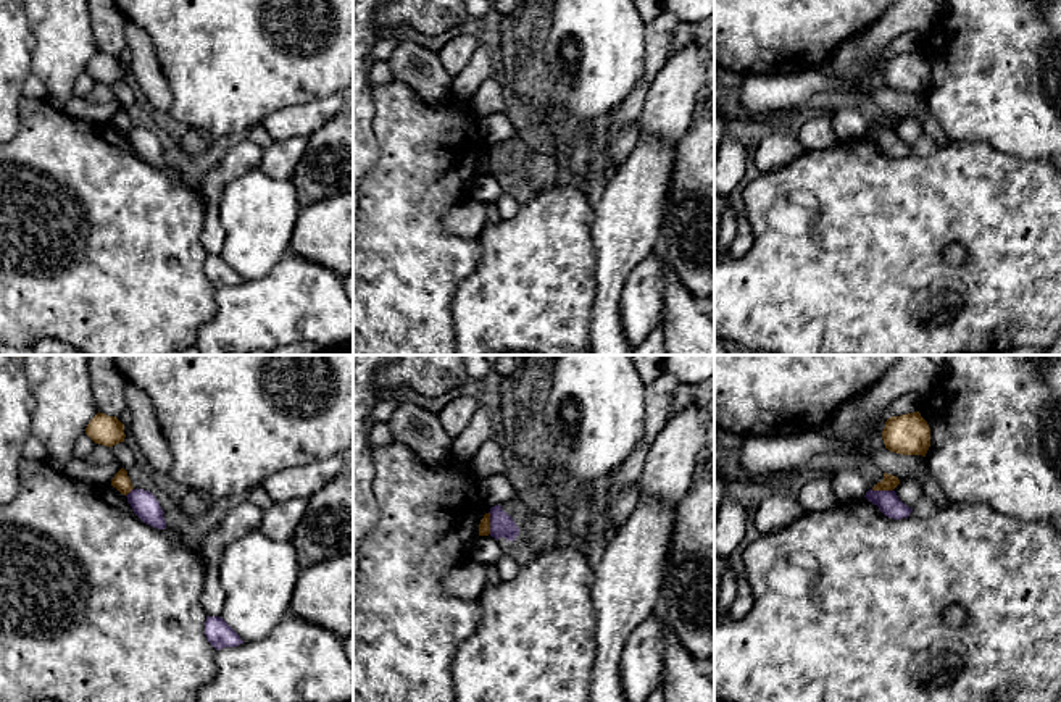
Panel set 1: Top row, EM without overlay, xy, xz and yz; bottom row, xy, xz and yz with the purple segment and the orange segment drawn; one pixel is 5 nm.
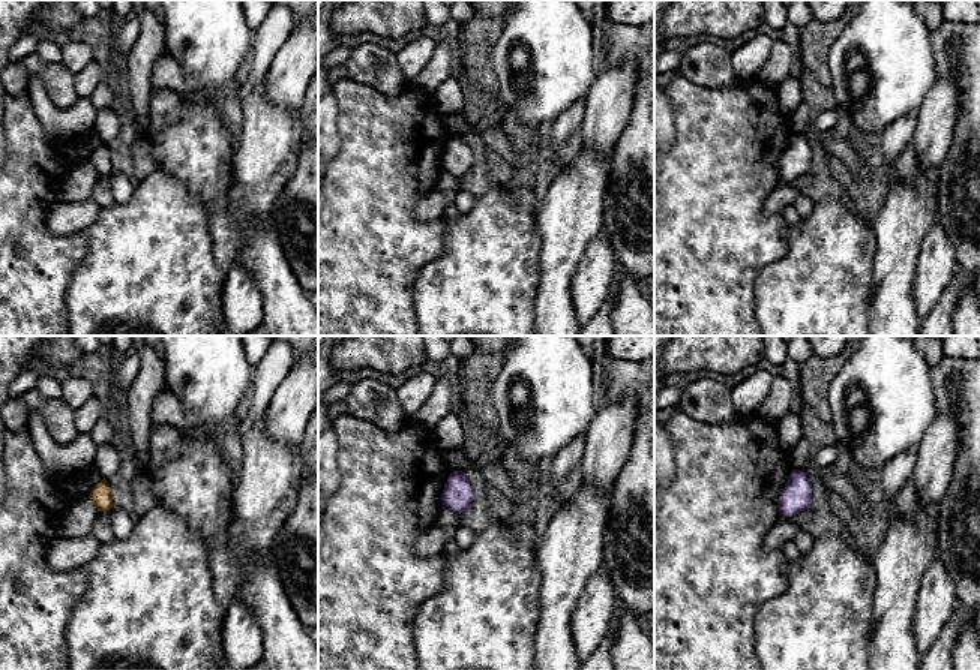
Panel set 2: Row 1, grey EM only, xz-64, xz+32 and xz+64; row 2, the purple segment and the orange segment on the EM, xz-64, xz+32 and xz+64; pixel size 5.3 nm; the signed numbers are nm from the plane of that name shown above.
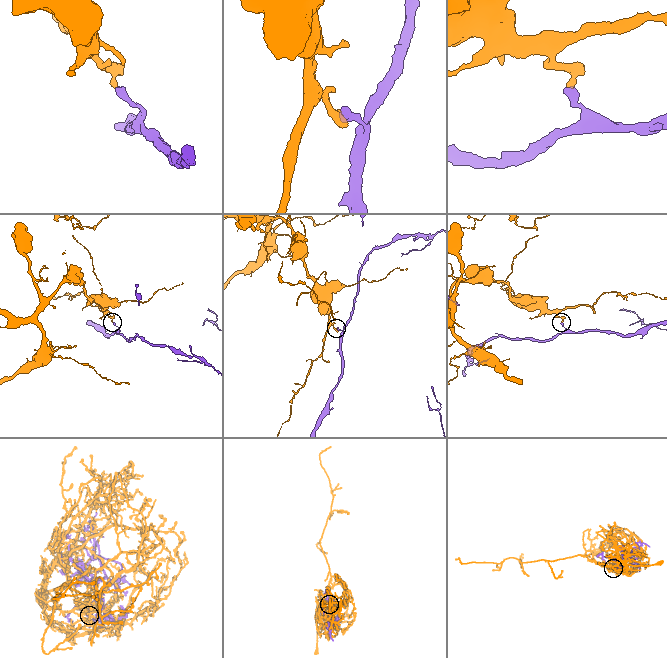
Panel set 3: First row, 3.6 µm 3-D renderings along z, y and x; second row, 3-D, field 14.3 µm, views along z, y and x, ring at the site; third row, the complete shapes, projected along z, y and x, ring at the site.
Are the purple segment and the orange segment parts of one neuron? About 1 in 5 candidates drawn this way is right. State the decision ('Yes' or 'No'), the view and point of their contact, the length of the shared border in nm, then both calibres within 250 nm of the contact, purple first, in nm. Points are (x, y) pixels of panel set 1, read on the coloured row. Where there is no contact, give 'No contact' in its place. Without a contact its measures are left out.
No. Touches purple at xz (490, 523). Shared border 110 nm. Thickness 120 nm (purple) against 60 nm

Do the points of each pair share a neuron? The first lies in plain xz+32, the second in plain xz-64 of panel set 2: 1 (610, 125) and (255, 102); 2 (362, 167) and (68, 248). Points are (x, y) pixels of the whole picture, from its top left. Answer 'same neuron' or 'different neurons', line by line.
1: different neurons
2: same neuron

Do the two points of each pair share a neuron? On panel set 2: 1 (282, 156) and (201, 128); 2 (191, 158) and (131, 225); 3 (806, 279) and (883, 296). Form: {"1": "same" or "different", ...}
{"1": "different", "2": "different", "3": "different"}

